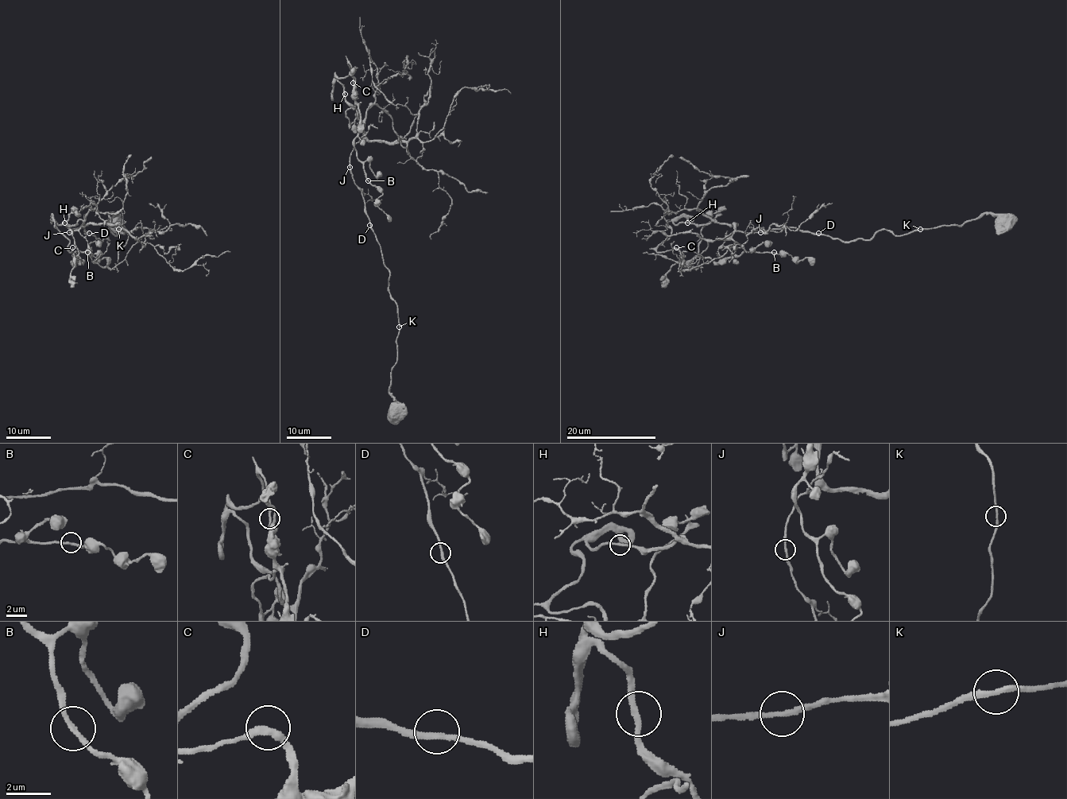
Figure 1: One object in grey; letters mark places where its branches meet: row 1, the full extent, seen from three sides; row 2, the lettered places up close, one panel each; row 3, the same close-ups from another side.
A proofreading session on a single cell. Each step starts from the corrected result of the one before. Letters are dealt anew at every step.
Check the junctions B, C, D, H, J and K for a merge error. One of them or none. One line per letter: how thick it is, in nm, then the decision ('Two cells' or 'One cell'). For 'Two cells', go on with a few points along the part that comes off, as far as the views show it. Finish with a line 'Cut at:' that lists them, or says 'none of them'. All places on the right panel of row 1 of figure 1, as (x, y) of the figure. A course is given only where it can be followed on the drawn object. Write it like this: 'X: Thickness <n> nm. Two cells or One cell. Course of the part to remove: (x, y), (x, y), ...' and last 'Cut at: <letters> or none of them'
B: Thickness 220 nm. One cell
C: Thickness 240 nm. One cell
D: Thickness 240 nm. One cell
H: Thickness 240 nm. One cell
J: Thickness 220 nm. One cell
K: Thickness 240 nm. One cell
Cut at: none of them

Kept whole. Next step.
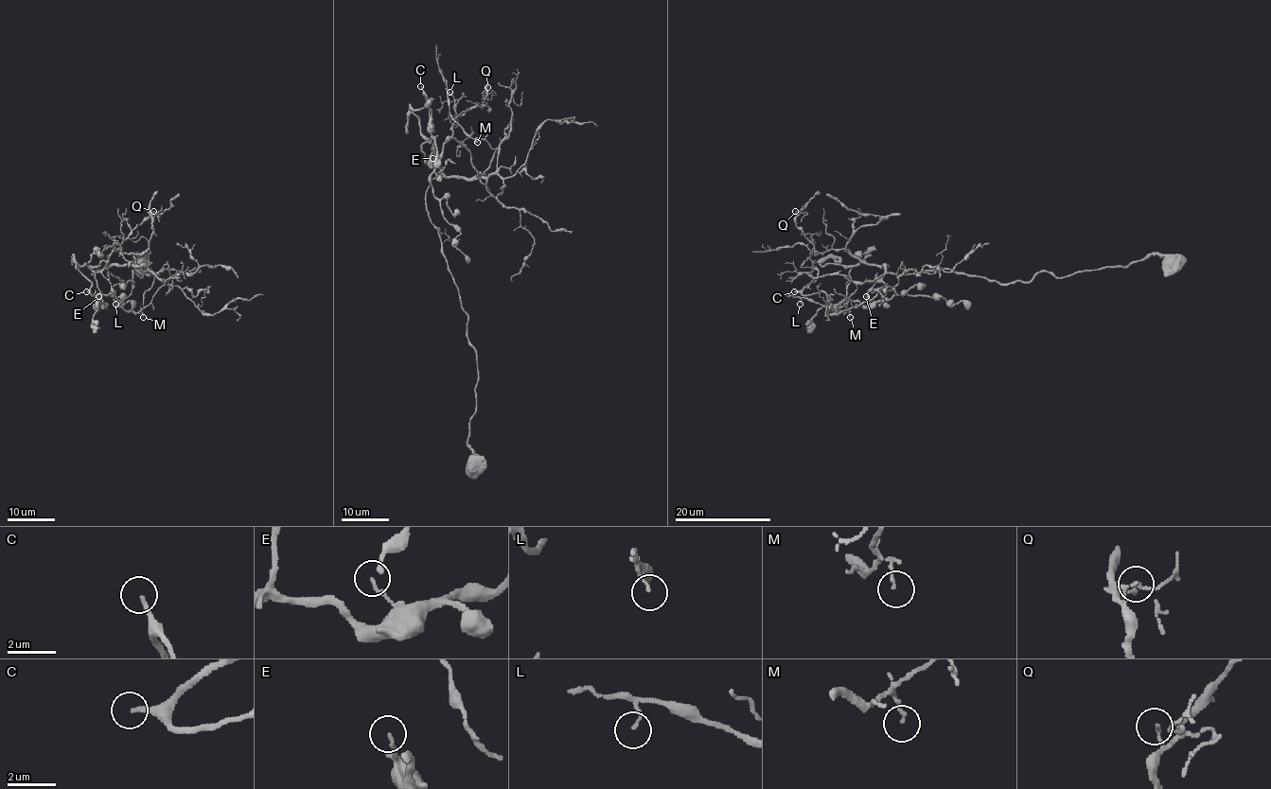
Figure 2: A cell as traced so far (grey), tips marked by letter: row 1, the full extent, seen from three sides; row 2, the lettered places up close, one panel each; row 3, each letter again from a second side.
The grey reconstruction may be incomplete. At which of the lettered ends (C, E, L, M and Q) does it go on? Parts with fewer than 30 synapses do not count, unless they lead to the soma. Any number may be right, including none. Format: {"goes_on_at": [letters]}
{"goes_on_at": ["C"]}

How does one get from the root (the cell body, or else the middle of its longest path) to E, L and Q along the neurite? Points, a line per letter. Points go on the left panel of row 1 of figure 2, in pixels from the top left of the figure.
E: (140, 265), (134, 254), (144, 272), (125, 283), (91, 273), (106, 267), (93, 254), (102, 306), (98, 296)
L: (140, 265), (134, 254), (144, 272), (127, 283), (91, 273), (145, 265), (164, 283), (136, 313), (115, 304)
Q: (140, 265), (134, 254), (144, 272), (127, 283), (91, 273), (116, 249), (144, 252), (153, 211)

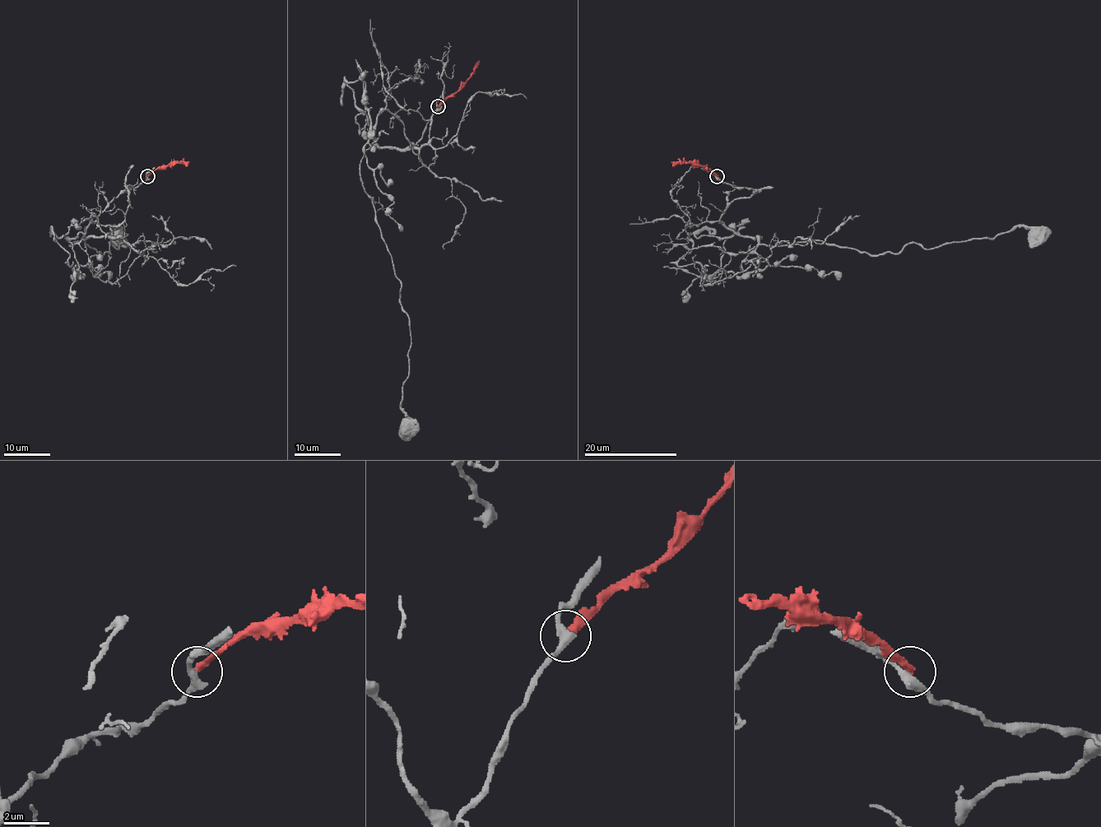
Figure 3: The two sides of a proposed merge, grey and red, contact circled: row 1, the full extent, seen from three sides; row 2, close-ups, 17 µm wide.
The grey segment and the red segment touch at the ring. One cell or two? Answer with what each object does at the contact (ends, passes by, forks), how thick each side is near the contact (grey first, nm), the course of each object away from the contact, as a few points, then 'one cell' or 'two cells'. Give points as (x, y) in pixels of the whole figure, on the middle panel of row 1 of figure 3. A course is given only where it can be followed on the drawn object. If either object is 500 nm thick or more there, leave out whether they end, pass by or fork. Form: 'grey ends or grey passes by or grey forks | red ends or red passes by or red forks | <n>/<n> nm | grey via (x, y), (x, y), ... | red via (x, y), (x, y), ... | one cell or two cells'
grey passes by | red ends | 360/300 nm | grey via (438, 107), (414, 144), (383, 110), (360, 164), (408, 318), (401, 401), (407, 425) | red via (438, 107), (469, 77), (479, 60) | two cells

